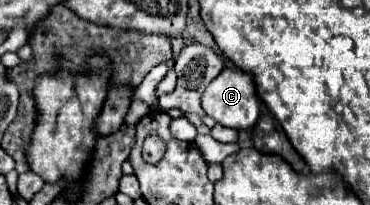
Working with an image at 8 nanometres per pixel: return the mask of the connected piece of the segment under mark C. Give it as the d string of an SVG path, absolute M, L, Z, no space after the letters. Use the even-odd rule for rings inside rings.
M222 69L220 75L208 85L208 89L202 95L202 109L208 117L212 117L216 123L230 127L230 129L250 129L256 125L260 117L260 101L252 87L252 77L248 73L242 73L240 69Z

